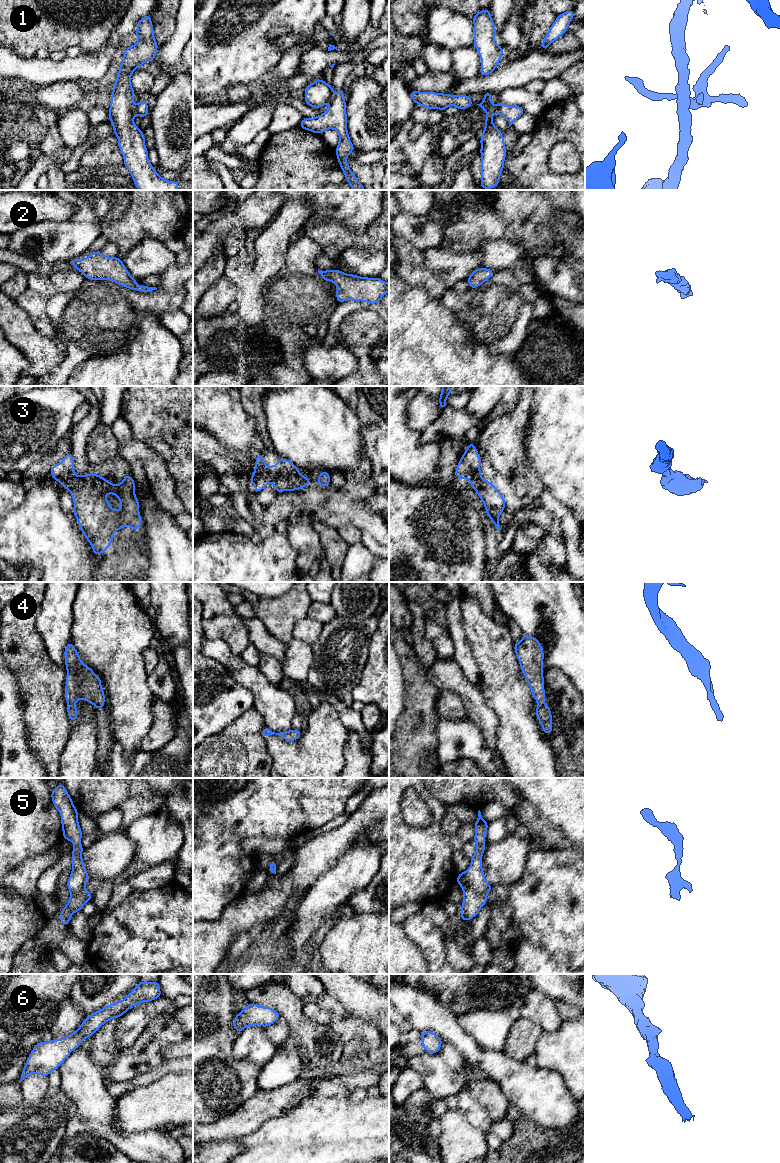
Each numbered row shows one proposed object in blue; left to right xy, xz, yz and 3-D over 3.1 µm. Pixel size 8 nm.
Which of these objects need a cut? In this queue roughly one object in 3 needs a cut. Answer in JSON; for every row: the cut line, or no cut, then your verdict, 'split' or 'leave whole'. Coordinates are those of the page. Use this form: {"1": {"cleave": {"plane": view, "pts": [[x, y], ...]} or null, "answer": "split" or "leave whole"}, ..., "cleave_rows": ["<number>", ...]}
{"1": {"cleave": {"plane": "yz", "pts": [[493, 105], [492, 113]]}, "answer": "split"}, "2": {"cleave": null, "answer": "leave whole"}, "3": {"cleave": null, "answer": "leave whole"}, "4": {"cleave": null, "answer": "leave whole"}, "5": {"cleave": null, "answer": "leave whole"}, "6": {"cleave": null, "answer": "leave whole"}, "cleave_rows": ["1"]}

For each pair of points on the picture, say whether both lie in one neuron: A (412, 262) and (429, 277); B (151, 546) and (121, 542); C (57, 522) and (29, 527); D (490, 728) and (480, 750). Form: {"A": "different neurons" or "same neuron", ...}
{"A": "same neuron", "B": "different neurons", "C": "same neuron", "D": "different neurons"}

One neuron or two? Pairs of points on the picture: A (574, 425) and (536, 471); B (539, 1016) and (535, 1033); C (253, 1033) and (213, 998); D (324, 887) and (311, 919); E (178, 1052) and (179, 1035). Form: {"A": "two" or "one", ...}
{"A": "one", "B": "two", "C": "two", "D": "one", "E": "two"}

